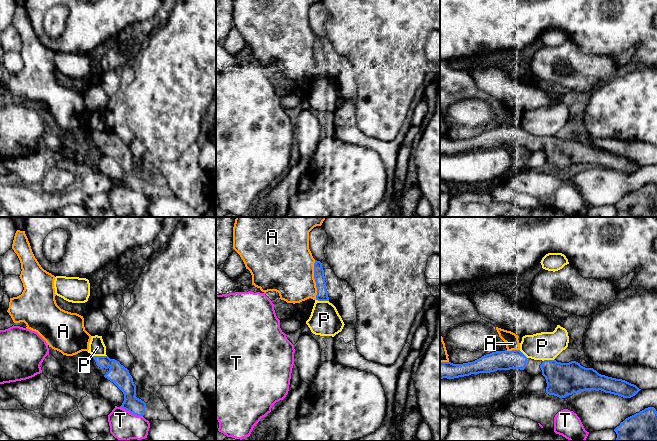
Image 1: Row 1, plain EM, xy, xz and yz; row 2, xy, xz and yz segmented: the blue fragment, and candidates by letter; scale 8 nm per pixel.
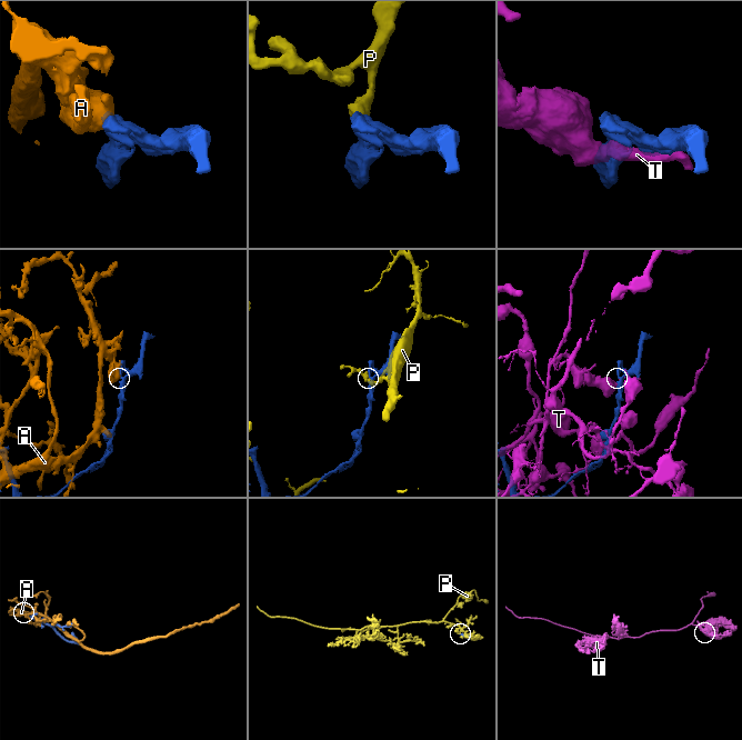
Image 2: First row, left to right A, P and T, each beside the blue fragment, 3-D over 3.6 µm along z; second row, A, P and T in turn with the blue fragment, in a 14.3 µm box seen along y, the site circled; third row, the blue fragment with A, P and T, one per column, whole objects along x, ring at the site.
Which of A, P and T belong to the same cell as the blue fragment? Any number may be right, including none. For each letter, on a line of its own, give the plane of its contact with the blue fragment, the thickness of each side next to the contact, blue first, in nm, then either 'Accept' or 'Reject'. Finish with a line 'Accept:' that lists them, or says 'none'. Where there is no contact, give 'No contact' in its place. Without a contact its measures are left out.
A: Touches blue in xz. Thickness 100 nm (blue) against 420 nm. Reject
P: Touches blue in xy. Thickness 160 nm (blue) against 130 nm. Reject
T: Touches blue in xy. Thickness 140 nm (blue) against 220 nm. Reject
Accept: none

